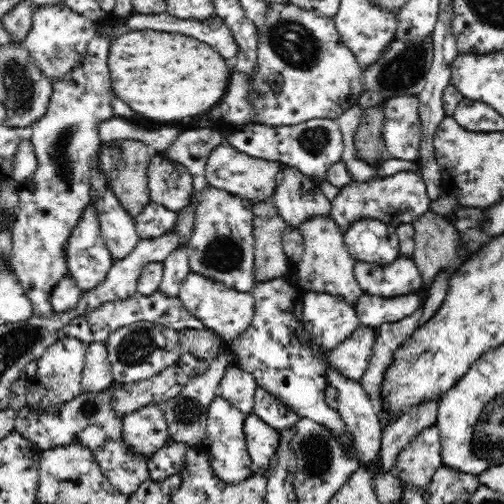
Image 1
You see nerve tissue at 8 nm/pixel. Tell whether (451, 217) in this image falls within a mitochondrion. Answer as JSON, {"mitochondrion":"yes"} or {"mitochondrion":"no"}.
{"mitochondrion":"no"}

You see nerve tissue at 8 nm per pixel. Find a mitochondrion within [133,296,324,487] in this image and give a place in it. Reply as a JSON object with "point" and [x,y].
{"point":[188,411]}

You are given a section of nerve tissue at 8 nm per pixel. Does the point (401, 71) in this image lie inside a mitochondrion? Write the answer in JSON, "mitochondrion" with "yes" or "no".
{"mitochondrion":"yes"}

